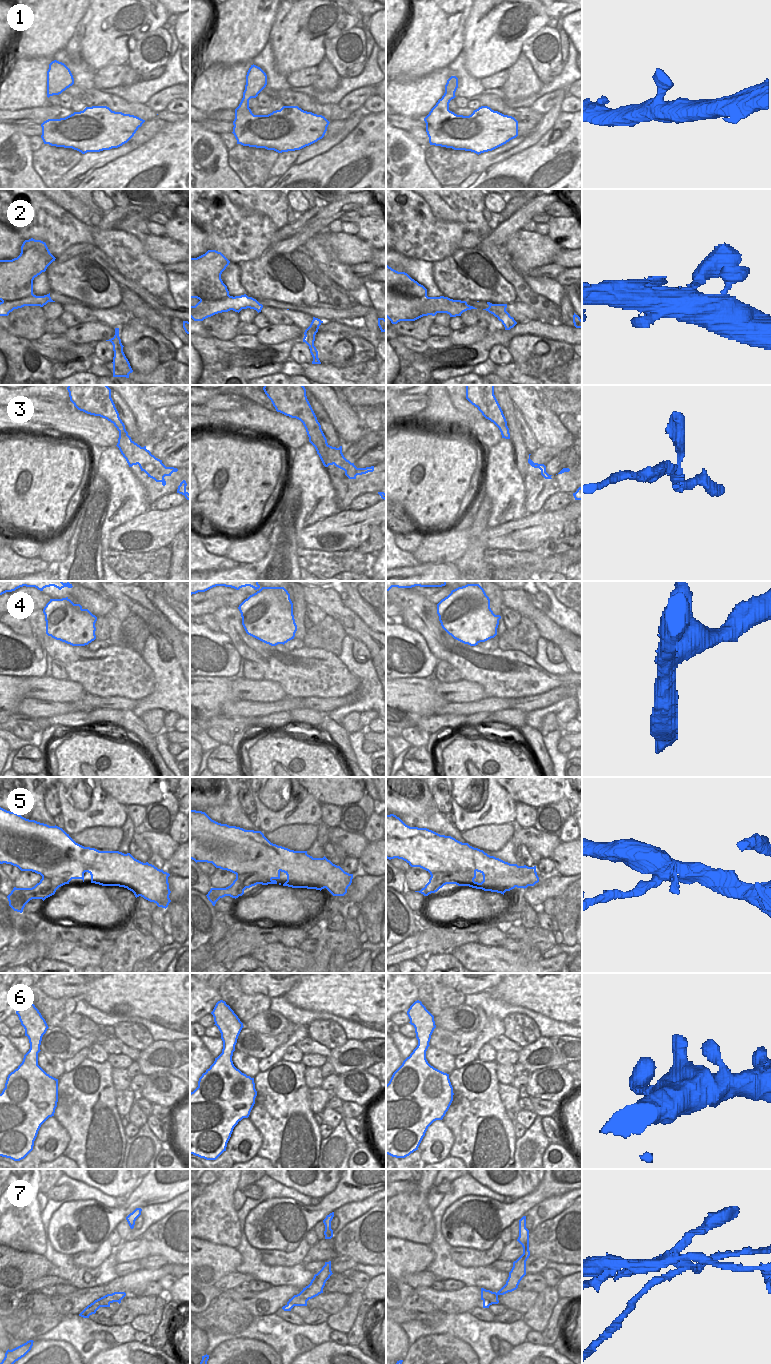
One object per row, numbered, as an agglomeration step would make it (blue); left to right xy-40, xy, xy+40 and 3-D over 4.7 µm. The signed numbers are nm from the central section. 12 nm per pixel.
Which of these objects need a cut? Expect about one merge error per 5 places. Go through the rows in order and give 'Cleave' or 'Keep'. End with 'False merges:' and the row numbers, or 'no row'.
1: Keep
2: Keep
3: Keep
4: Cleave
5: Keep
6: Keep
7: Cleave
False merges: 4, 7.

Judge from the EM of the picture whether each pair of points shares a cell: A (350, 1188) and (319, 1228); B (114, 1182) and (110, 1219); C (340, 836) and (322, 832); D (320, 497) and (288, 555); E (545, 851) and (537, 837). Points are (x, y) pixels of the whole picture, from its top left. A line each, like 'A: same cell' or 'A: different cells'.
A: different cells
B: different cells
C: different cells
D: different cells
E: same cell

